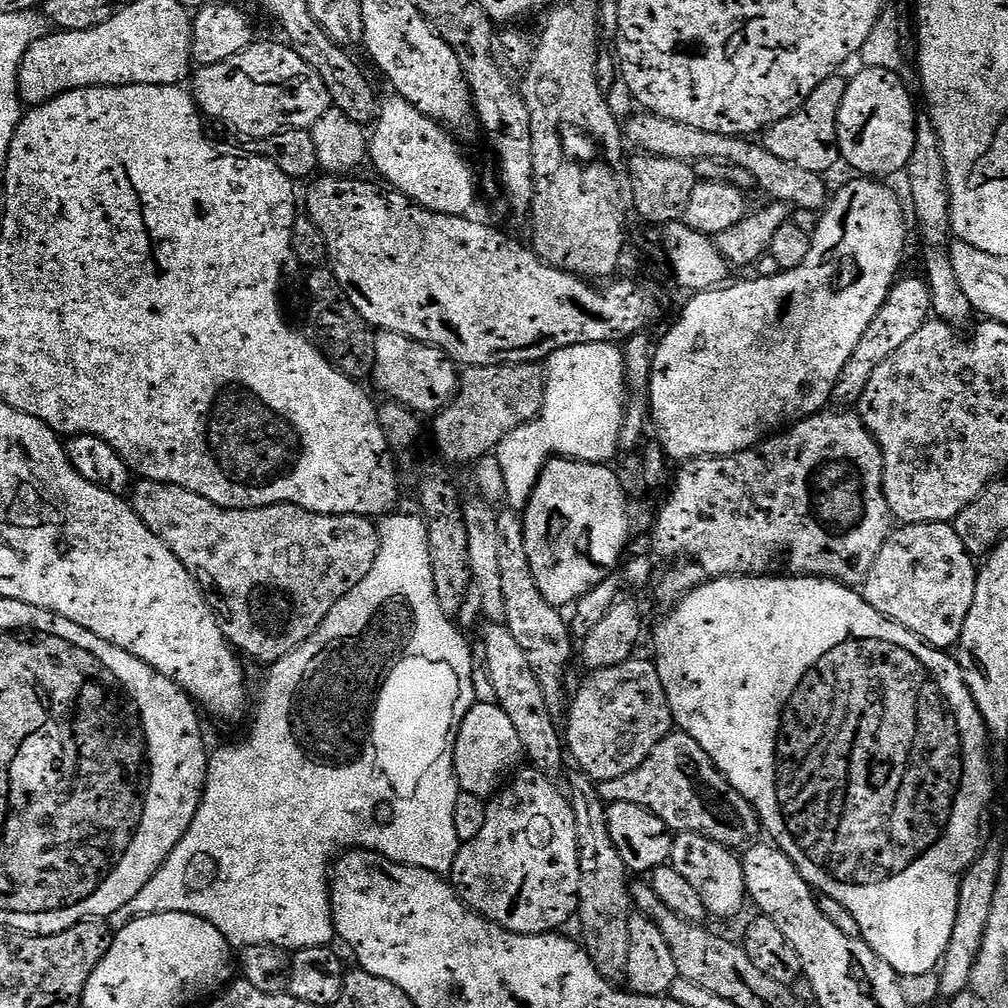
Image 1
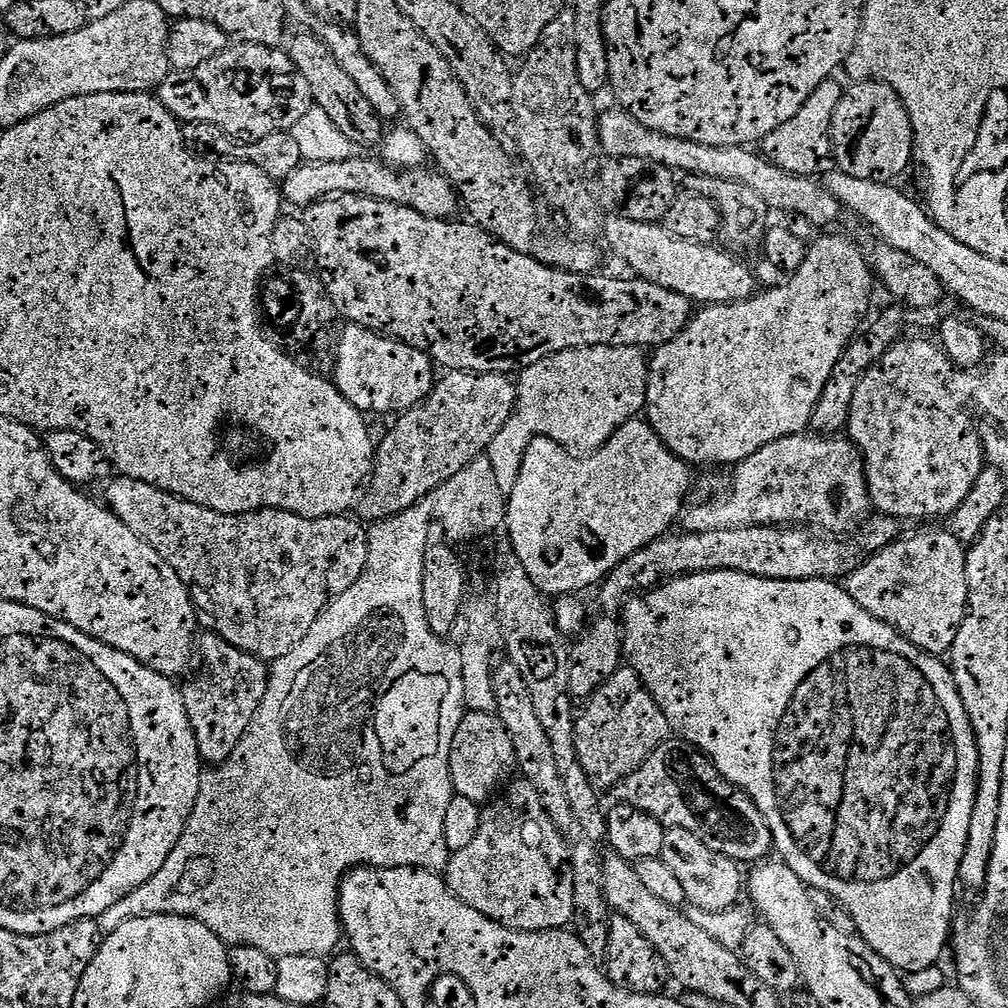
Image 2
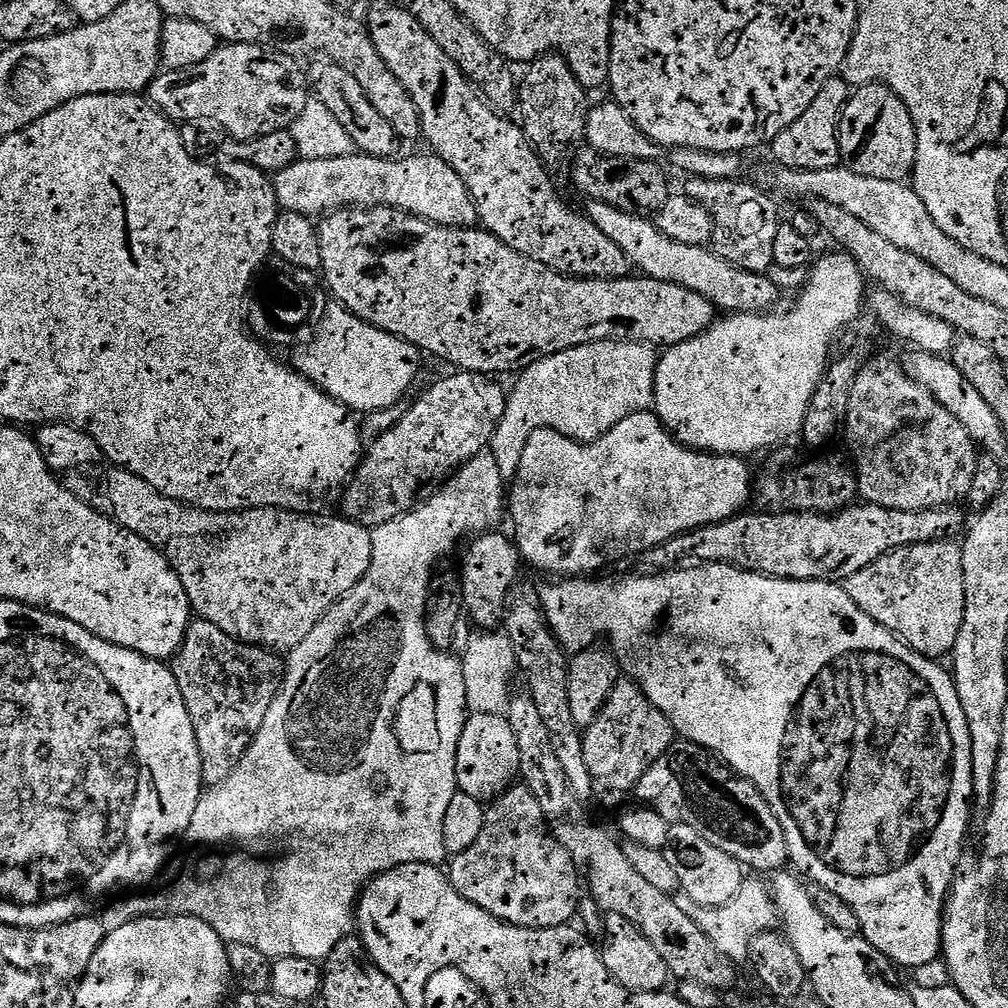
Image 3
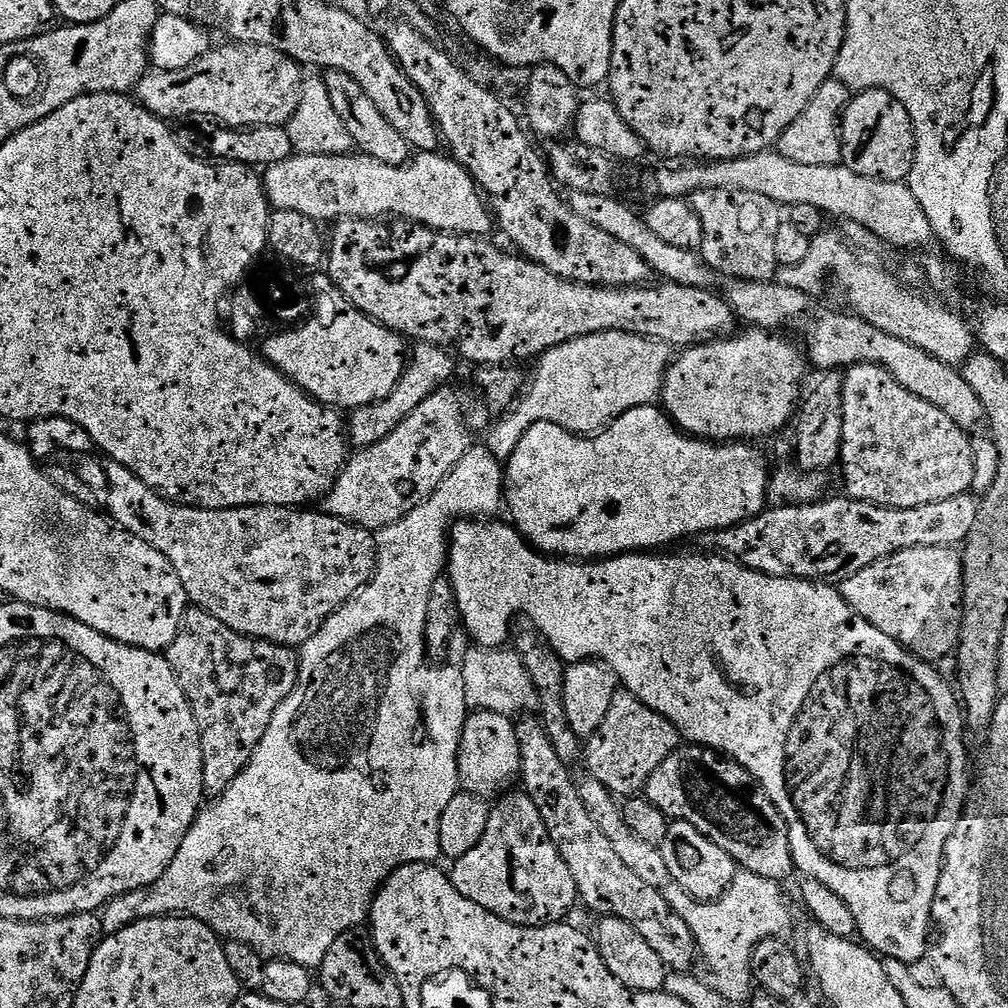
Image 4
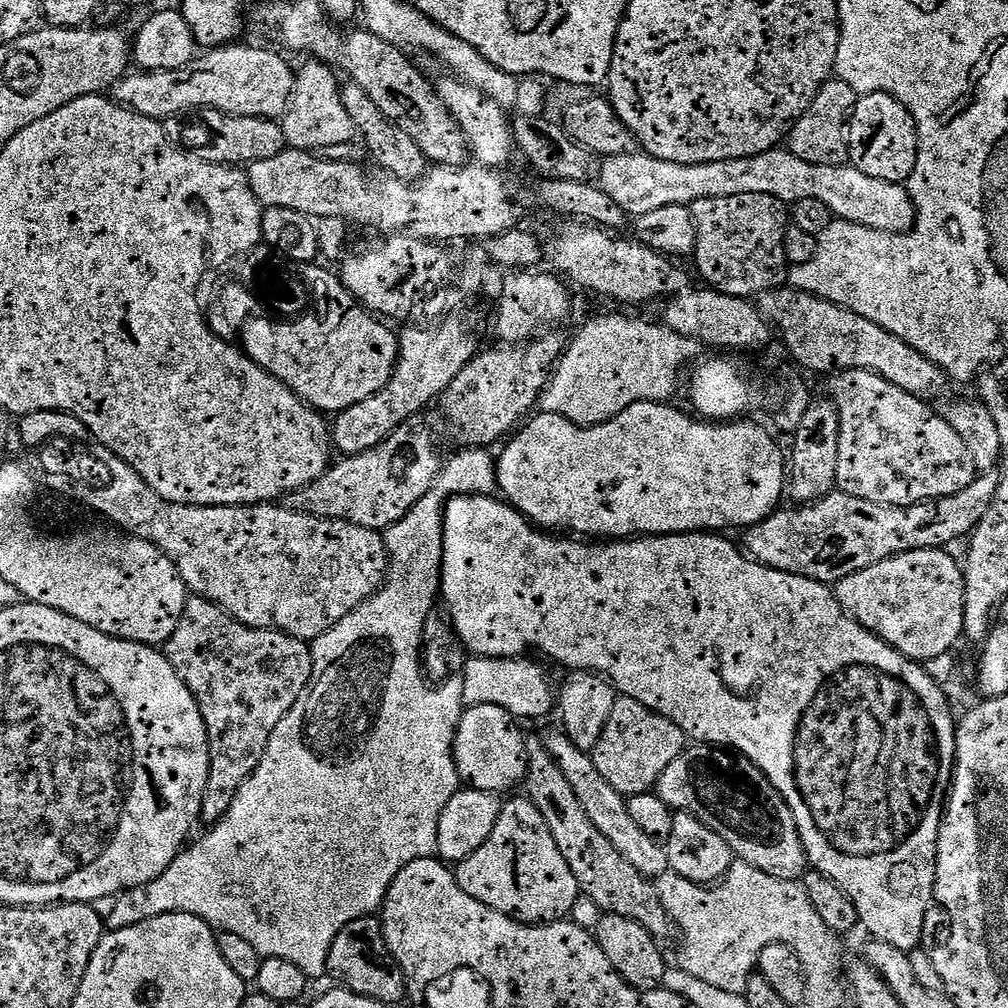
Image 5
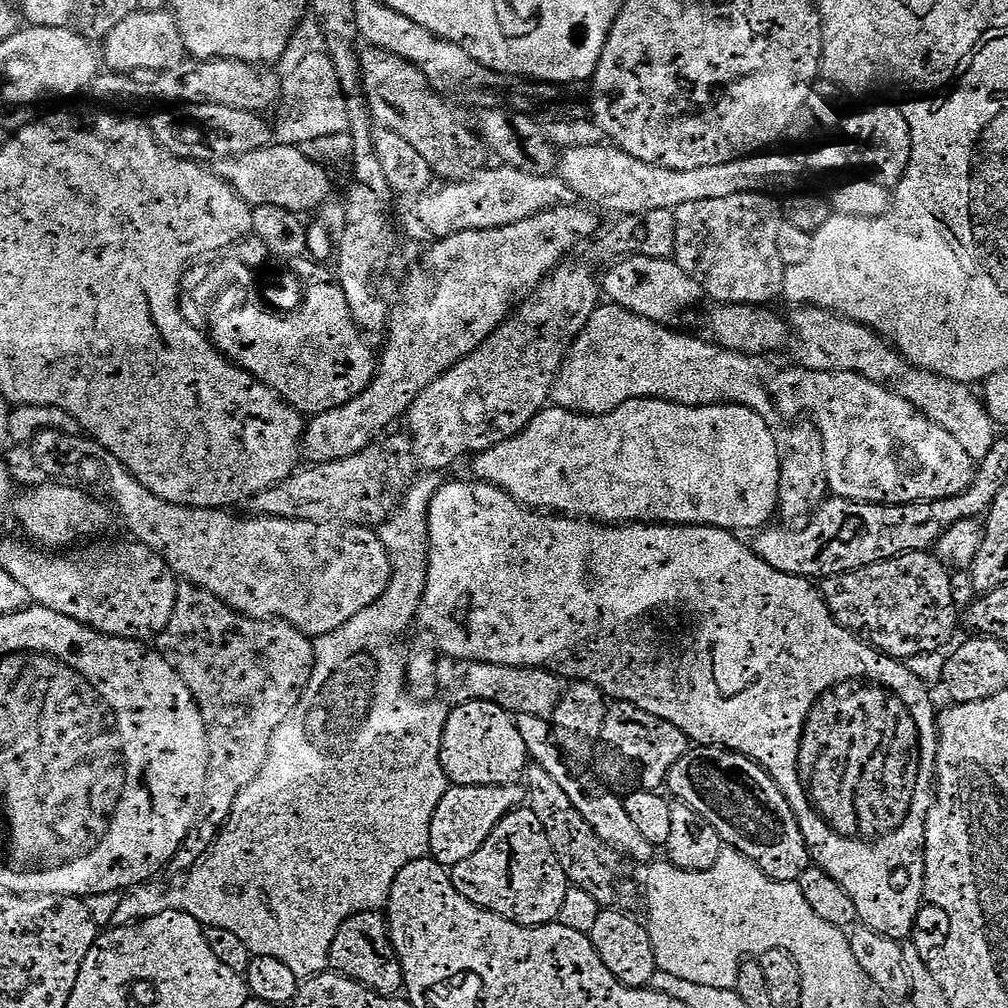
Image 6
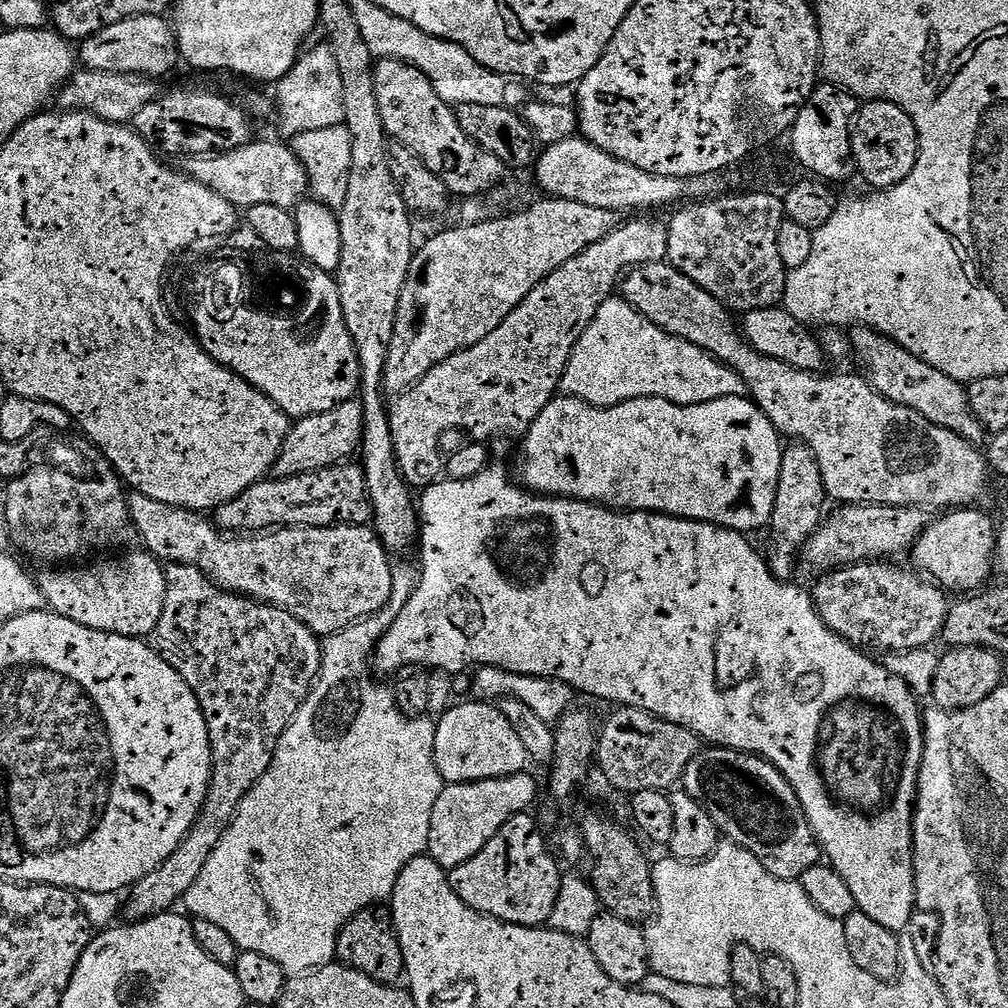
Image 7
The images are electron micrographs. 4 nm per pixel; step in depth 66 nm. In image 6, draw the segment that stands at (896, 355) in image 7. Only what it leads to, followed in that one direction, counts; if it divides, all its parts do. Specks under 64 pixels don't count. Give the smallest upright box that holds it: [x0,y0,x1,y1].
[899,366,998,462]

